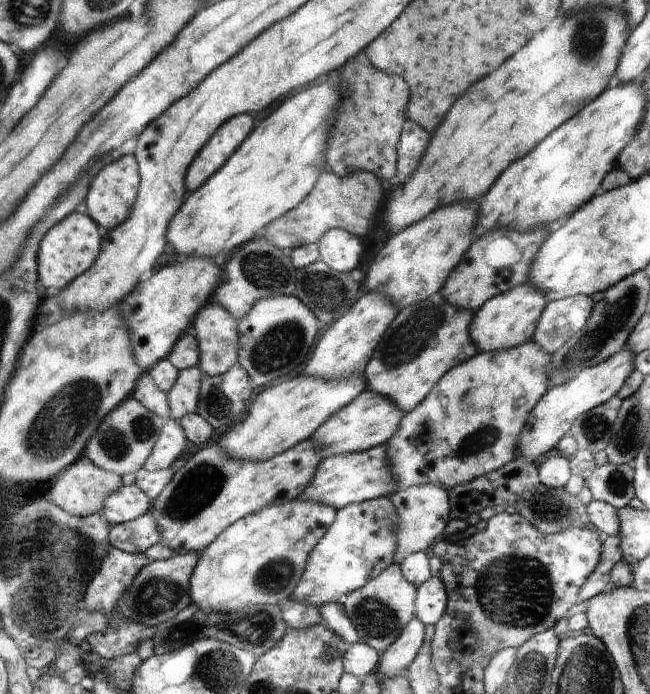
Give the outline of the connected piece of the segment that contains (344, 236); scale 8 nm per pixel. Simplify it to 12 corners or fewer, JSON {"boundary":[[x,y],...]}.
{"boundary":[[332,228],[318,242],[320,261],[338,273],[356,268],[360,240]]}

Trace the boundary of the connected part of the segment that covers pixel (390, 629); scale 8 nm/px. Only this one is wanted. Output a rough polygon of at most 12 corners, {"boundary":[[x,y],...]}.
{"boundary":[[394,563],[342,604],[382,657],[414,616],[416,588]]}

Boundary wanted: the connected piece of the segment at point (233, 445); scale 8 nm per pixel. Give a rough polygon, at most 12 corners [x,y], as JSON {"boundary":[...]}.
{"boundary":[[365,374],[262,389],[220,442],[266,461],[312,438],[367,388]]}

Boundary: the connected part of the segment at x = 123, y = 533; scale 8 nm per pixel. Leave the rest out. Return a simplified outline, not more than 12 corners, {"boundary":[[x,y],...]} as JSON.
{"boundary":[[155,512],[114,526],[111,544],[146,553],[163,542]]}

